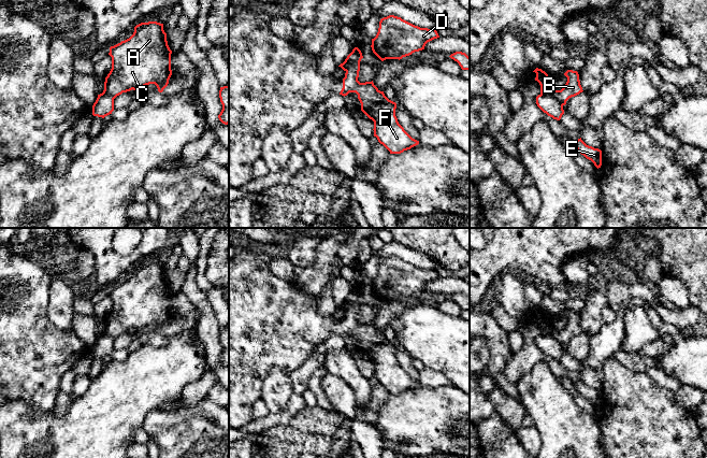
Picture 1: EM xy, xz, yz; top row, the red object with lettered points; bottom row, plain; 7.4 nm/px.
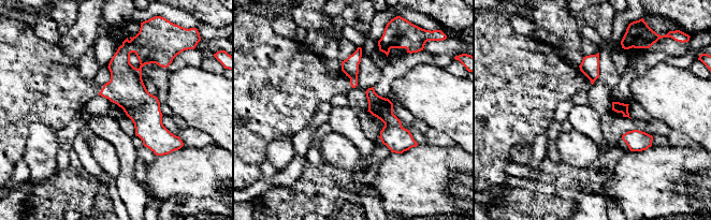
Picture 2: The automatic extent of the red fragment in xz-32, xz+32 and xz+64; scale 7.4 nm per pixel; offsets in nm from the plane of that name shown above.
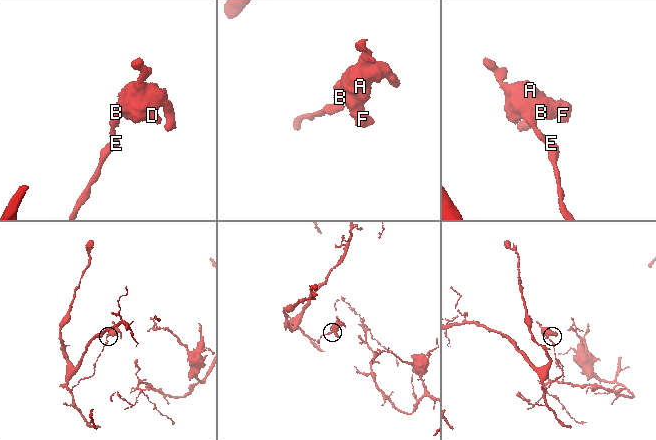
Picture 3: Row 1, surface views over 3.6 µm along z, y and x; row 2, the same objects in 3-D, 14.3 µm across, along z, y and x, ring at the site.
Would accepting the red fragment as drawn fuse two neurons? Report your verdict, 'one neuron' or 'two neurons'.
two neurons

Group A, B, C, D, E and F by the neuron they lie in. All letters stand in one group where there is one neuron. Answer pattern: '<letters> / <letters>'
A B C D F / E

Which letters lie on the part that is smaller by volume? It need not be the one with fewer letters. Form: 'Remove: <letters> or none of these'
Remove: A, B, C, D, F

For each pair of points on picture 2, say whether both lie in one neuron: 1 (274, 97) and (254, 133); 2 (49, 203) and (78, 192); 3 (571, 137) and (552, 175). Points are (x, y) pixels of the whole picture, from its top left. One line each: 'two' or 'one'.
1: one
2: one
3: two

